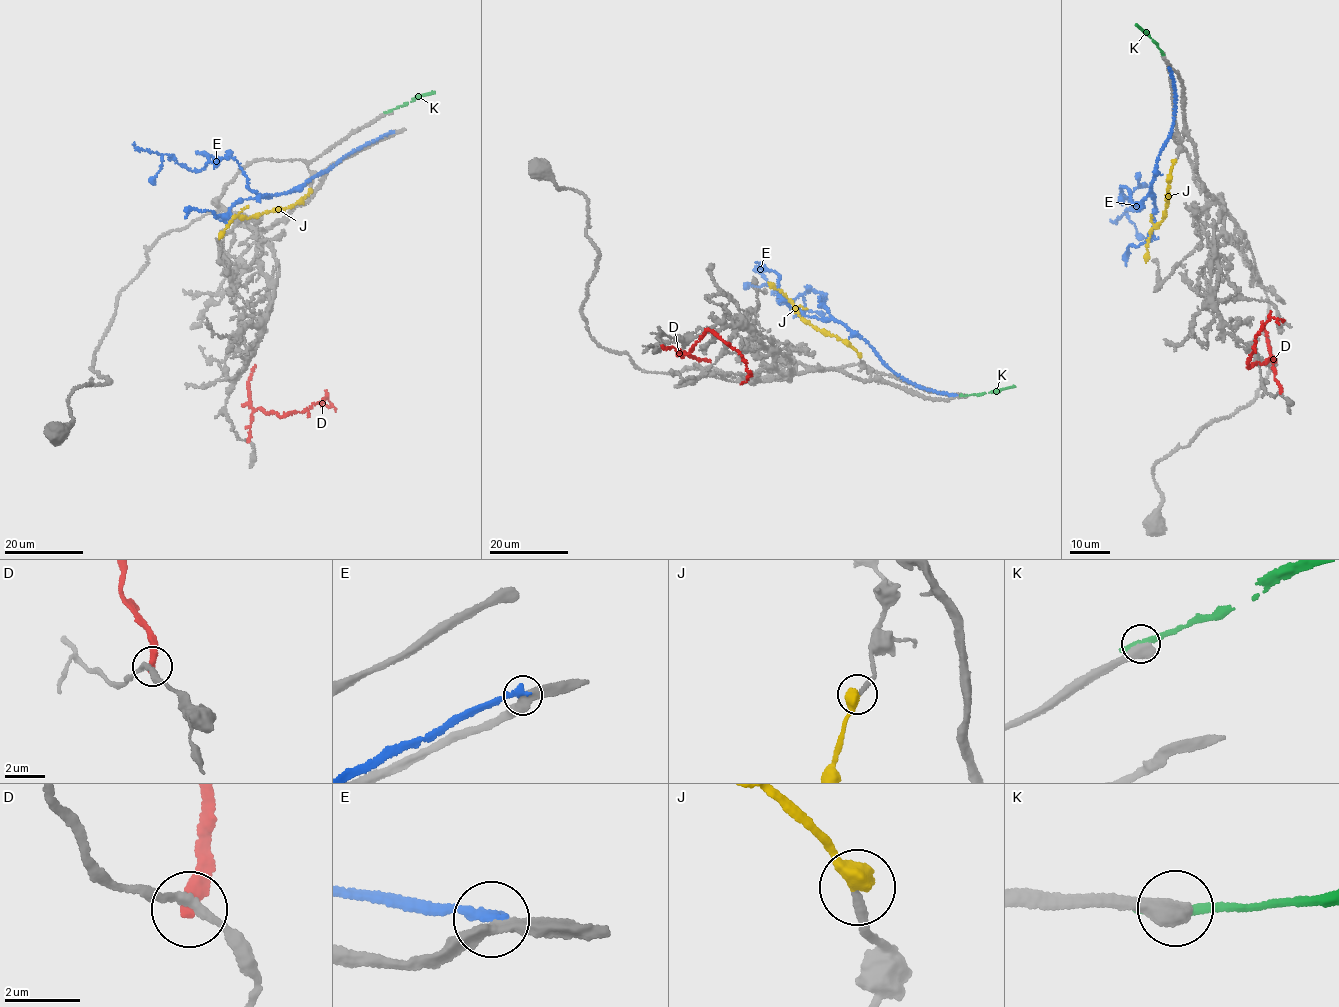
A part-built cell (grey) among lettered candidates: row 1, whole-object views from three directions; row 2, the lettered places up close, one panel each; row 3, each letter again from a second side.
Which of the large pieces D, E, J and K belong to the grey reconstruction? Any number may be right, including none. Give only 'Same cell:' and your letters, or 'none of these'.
Same cell: J

